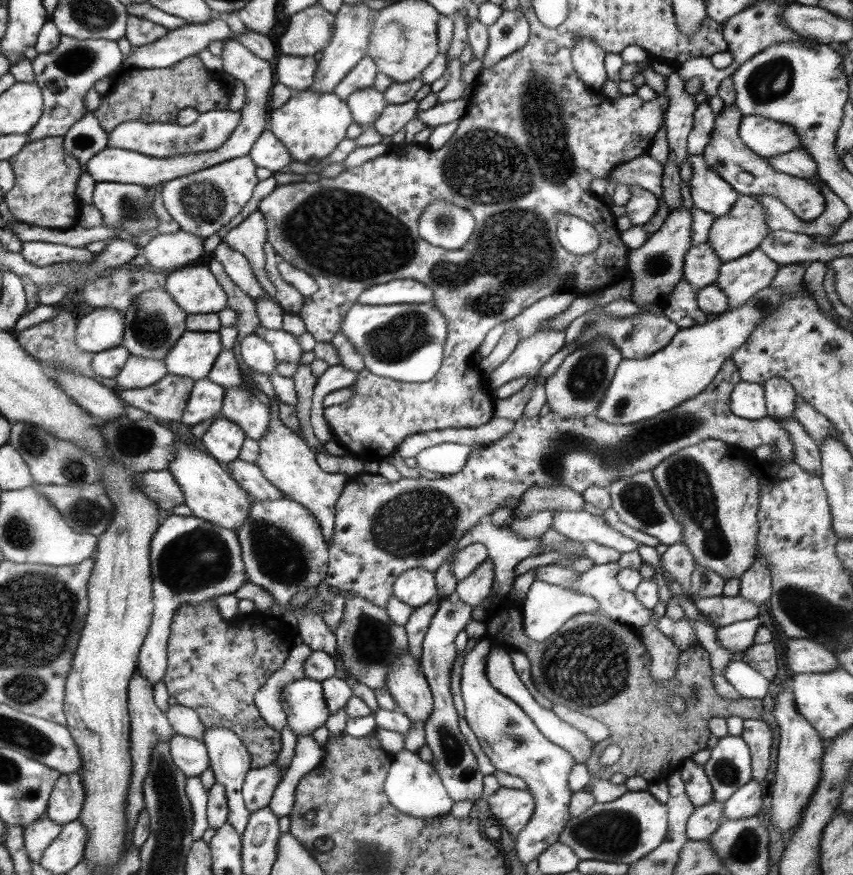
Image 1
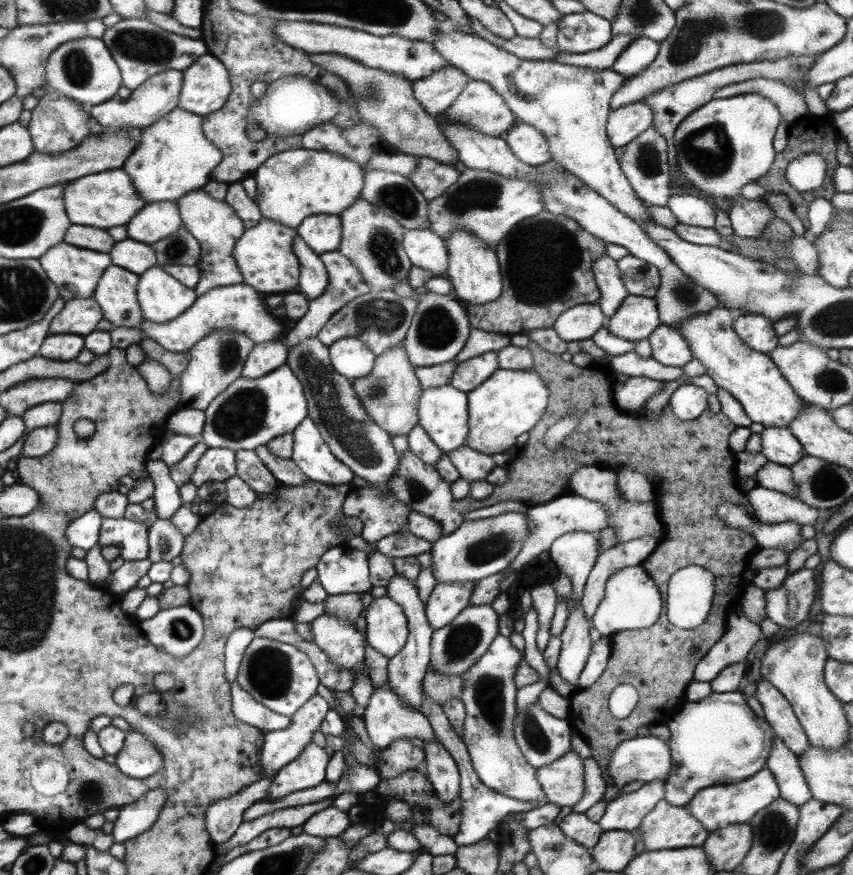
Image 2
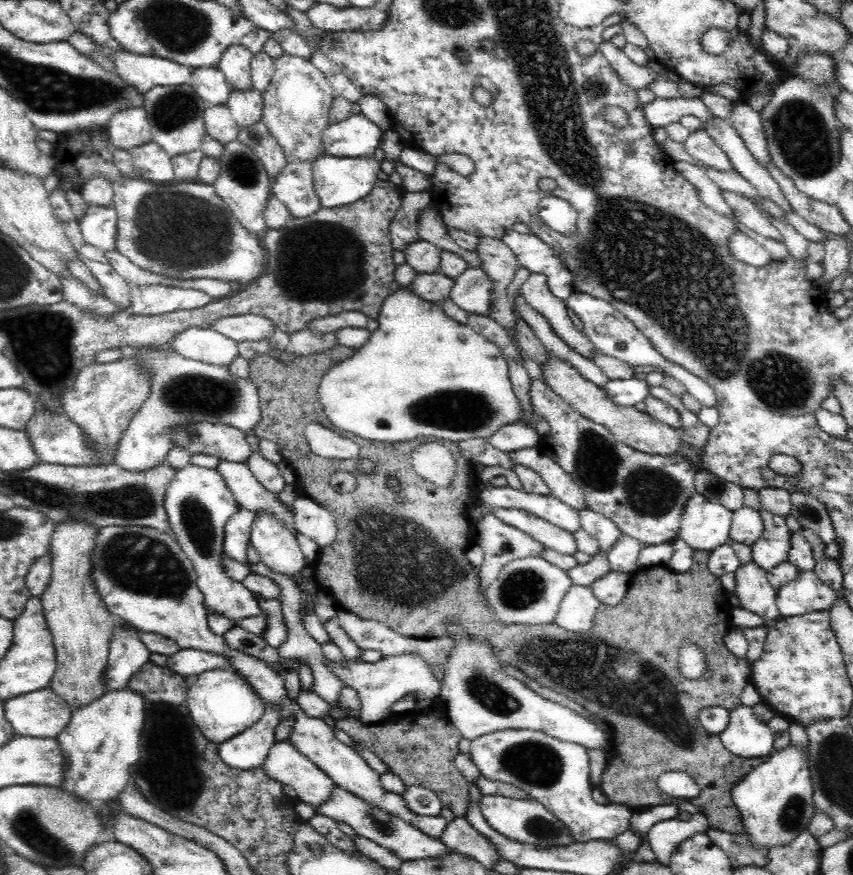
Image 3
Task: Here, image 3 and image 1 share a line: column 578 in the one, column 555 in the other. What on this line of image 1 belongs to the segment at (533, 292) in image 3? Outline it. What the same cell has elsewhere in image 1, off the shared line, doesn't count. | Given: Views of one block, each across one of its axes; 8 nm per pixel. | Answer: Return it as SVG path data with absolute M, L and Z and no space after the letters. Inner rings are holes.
M533 332L531 338L519 342L515 346L515 350L507 356L507 360L495 368L489 378L487 384L489 388L497 390L499 386L517 380L517 378L539 378L539 370L541 366L551 360L551 356L555 356L557 350L561 350L565 346L565 332Z

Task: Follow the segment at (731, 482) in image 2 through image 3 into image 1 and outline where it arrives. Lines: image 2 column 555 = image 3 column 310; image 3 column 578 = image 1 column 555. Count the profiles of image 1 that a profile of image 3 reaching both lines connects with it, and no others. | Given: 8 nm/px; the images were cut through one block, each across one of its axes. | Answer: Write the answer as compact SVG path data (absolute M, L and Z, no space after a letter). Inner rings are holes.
M509 608L509 620L503 624L503 628L497 632L495 638L501 638L501 642L507 644L507 650L509 648L519 650L527 656L527 660L531 662L529 672L531 672L533 686L537 688L537 692L541 692L541 696L545 696L553 704L567 706L571 712L577 712L579 716L591 716L609 728L609 736L603 742L595 744L589 760L585 762L587 772L595 774L603 780L609 780L615 772L623 774L625 778L641 776L649 784L665 780L669 774L673 774L675 770L681 768L683 760L687 760L689 756L695 756L699 750L707 748L705 742L711 738L709 728L707 728L709 720L713 720L713 718L727 720L731 716L743 718L743 720L761 720L761 700L743 698L739 702L731 702L731 700L727 700L715 692L709 652L703 646L699 646L697 650L681 652L679 654L679 668L677 668L675 676L671 680L665 680L665 682L655 682L649 676L651 658L649 658L645 646L641 644L635 630L627 628L625 624L619 624L619 622L615 622L603 614L577 614L577 616L569 618L545 642L533 642L525 636L521 620L523 620L523 616L521 616L519 608L513 608L513 610ZM671 694L677 694L685 700L685 712L683 714L673 712L673 708L669 704ZM611 744L617 744L623 750L621 758L613 766L599 766L601 752Z

